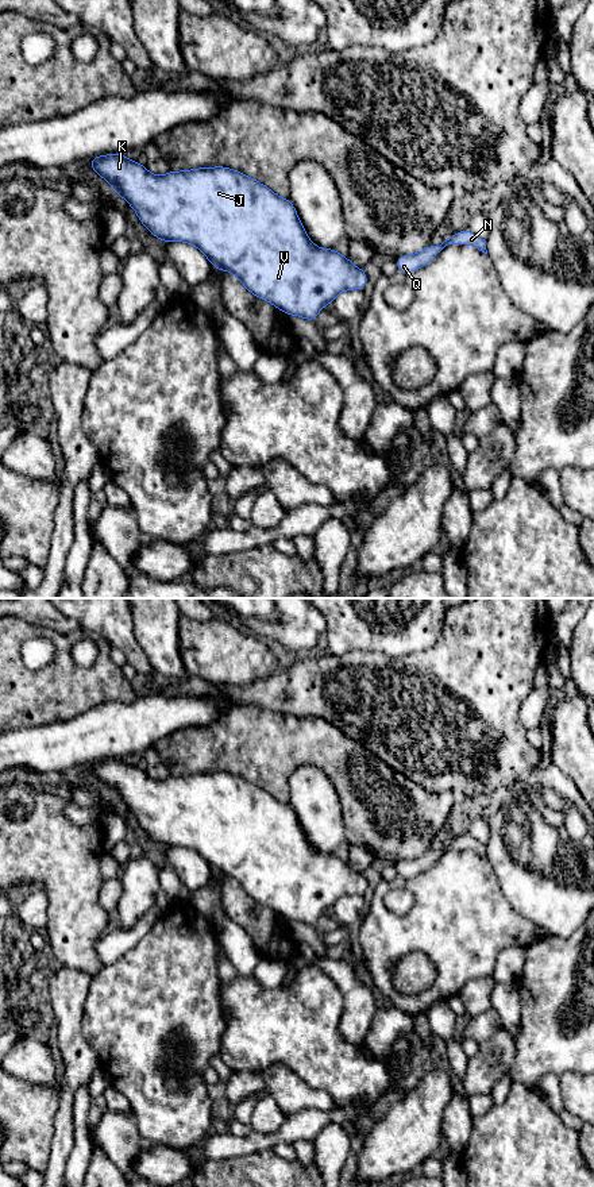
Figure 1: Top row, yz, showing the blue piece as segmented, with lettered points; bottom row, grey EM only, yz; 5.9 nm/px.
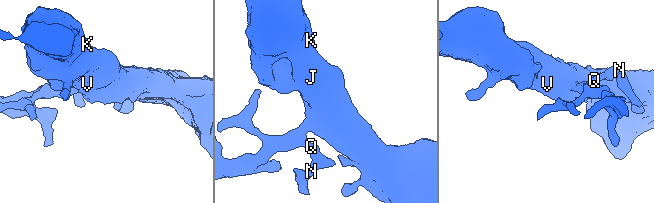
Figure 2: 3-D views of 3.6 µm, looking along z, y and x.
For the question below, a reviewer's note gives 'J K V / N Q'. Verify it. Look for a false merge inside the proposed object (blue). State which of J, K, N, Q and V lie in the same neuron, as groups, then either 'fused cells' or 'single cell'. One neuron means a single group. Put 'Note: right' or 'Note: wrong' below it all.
groups J K N Q V; single cell
Note: wrong

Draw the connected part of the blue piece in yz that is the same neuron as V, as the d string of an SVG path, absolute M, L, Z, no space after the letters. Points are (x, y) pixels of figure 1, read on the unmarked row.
M105 759L90 764L89 771L112 790L138 820L140 828L161 847L184 847L196 851L213 872L232 878L254 901L273 909L285 920L315 928L321 913L332 909L340 897L367 889L367 879L333 853L317 852L306 840L301 824L289 803L277 801L262 787L225 771L198 772L155 781L146 771L124 759Z

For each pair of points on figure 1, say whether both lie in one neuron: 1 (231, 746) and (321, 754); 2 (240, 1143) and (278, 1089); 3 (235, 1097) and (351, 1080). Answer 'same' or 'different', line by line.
1: same
2: different
3: different

